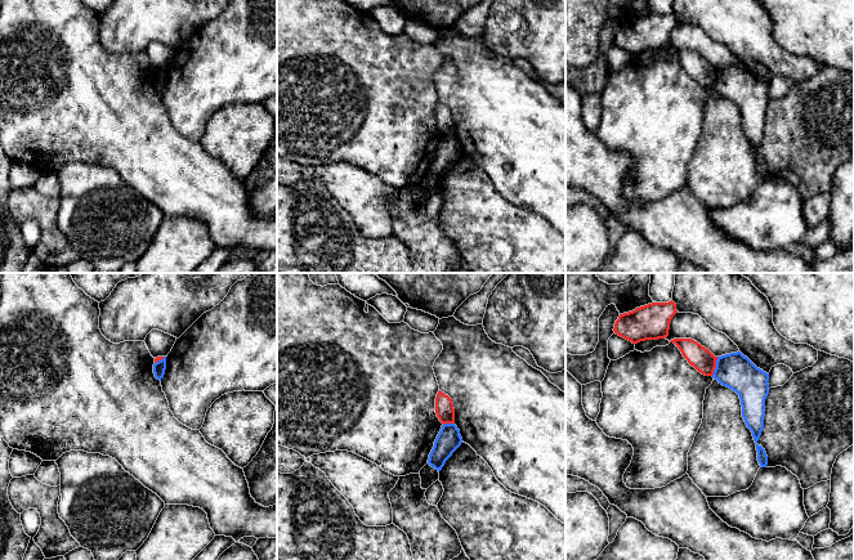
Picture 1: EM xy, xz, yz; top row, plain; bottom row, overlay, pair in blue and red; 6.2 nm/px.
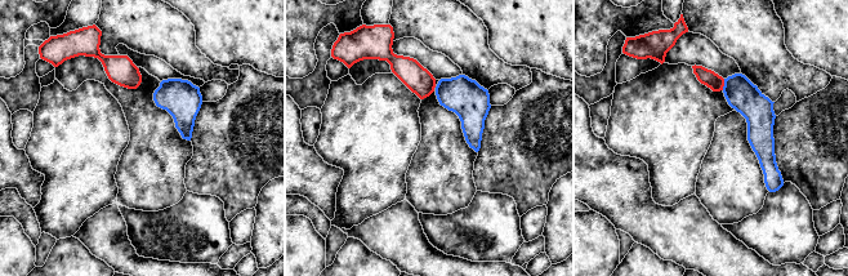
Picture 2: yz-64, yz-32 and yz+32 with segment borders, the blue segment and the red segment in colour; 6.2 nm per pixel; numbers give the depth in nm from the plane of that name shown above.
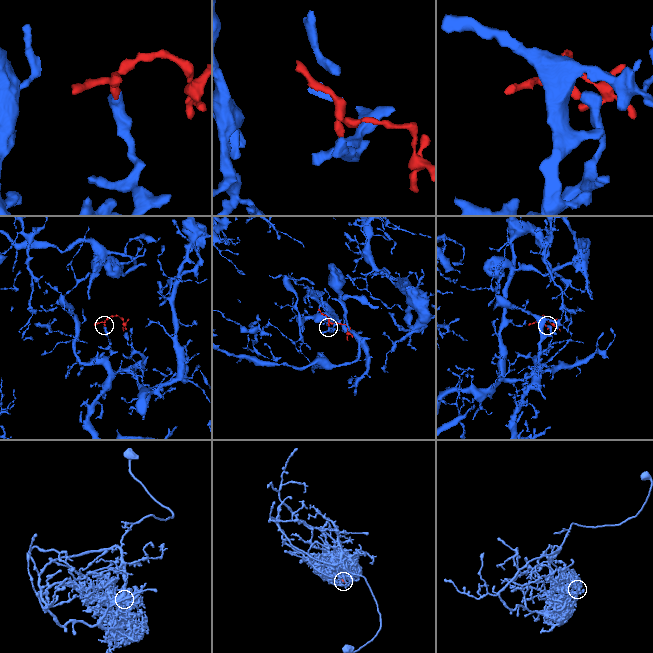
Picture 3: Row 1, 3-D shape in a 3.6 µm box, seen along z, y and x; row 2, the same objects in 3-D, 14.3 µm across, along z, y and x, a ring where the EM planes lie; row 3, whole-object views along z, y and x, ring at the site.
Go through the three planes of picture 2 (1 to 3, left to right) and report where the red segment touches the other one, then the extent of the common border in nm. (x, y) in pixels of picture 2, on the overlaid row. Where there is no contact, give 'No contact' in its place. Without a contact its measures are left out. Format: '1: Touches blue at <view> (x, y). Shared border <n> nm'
1: No contact
2: No contact
3: Touches blue at yz+32 (724, 84). Shared border 70 nm

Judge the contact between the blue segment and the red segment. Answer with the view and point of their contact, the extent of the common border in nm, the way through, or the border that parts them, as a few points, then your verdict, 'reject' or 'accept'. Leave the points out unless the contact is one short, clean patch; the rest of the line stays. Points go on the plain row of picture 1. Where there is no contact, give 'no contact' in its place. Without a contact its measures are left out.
meets blue in yz at (716, 77); contact 130 nm long; border along yz (718, 68), (711, 86); reject

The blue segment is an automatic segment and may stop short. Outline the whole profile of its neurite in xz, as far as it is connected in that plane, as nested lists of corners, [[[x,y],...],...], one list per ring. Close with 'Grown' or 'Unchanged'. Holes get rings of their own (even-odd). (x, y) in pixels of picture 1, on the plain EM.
[[[444,135],[434,153],[434,158],[429,166],[428,175],[438,184],[444,178],[446,173],[461,157],[462,149],[455,135]]]. Unchanged

